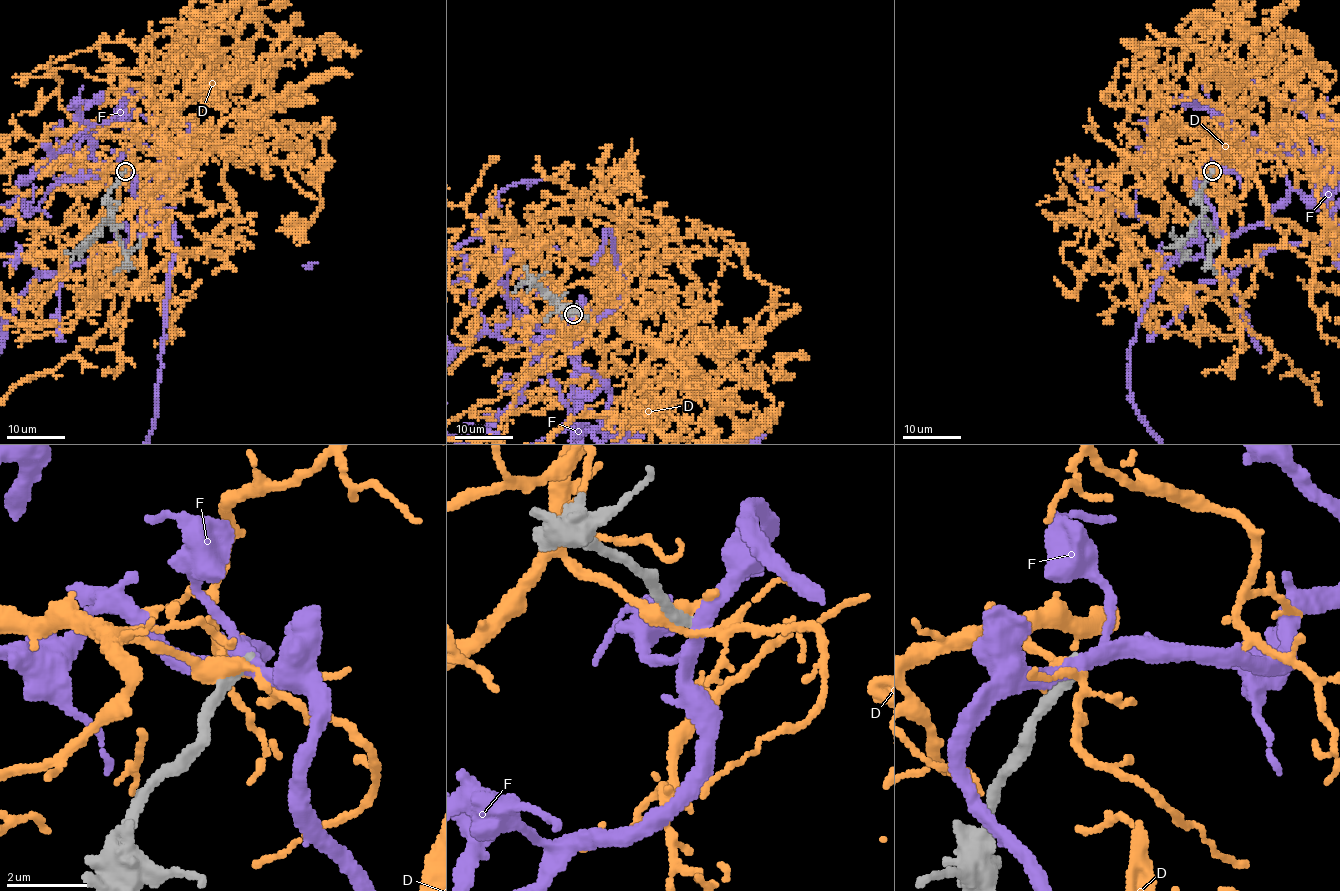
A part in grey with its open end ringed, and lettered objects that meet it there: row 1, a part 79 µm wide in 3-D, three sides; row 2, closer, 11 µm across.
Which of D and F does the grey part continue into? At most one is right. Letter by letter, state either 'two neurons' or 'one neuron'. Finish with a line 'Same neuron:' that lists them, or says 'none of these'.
D: two neurons
F: two neurons
Same neuron: none of these

